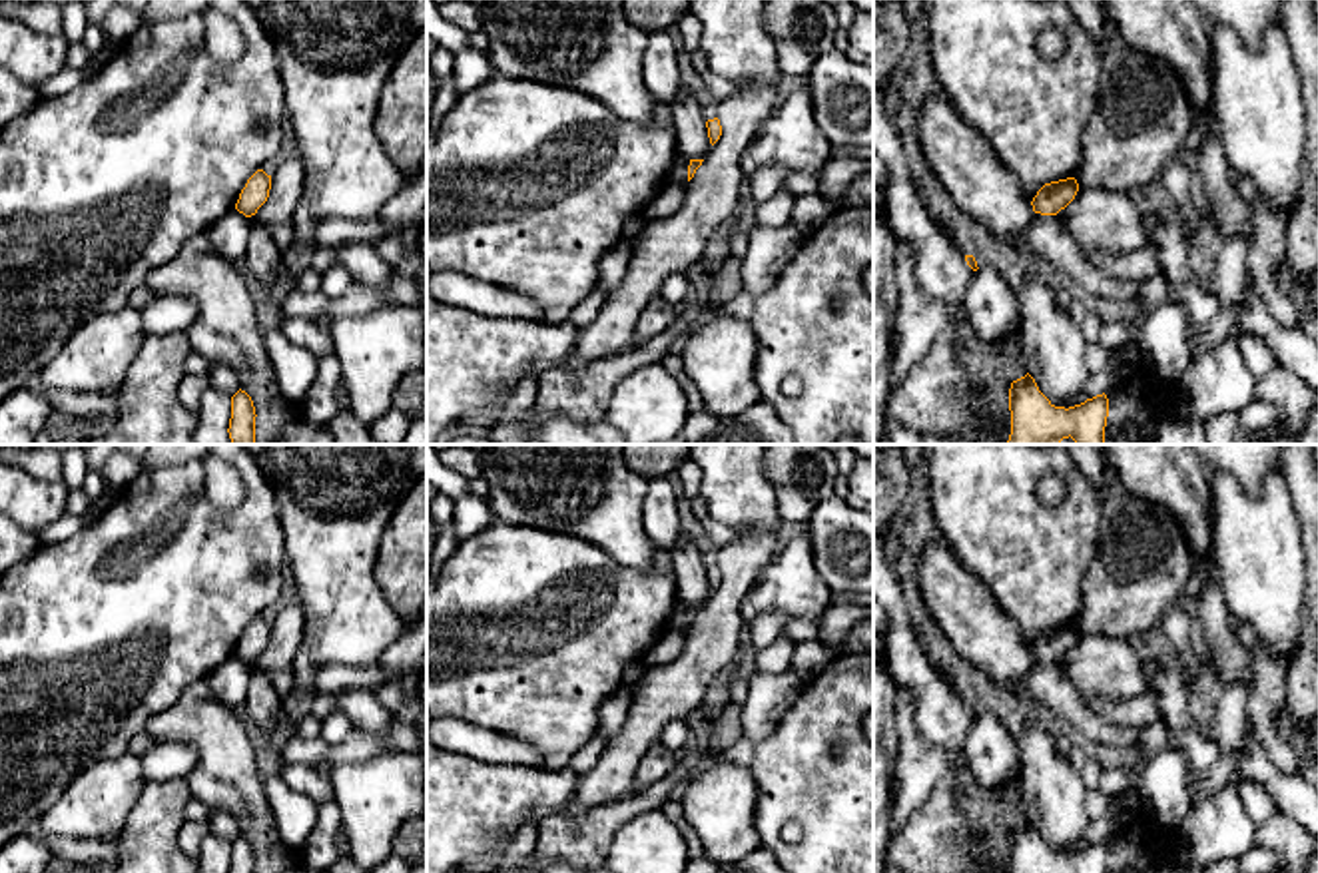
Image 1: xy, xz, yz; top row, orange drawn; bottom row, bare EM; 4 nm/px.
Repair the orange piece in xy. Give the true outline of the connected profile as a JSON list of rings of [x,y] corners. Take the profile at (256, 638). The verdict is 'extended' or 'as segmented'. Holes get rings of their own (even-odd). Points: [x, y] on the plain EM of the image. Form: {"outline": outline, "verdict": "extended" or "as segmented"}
{"outline": [[[257,616],[245,630],[235,650],[235,656],[245,664],[257,660],[257,656],[267,648],[271,636],[271,622],[263,616]]], "verdict": "as segmented"}

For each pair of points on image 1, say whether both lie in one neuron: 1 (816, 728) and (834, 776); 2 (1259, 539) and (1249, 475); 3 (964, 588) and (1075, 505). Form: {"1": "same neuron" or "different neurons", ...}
{"1": "same neuron", "2": "different neurons", "3": "different neurons"}

